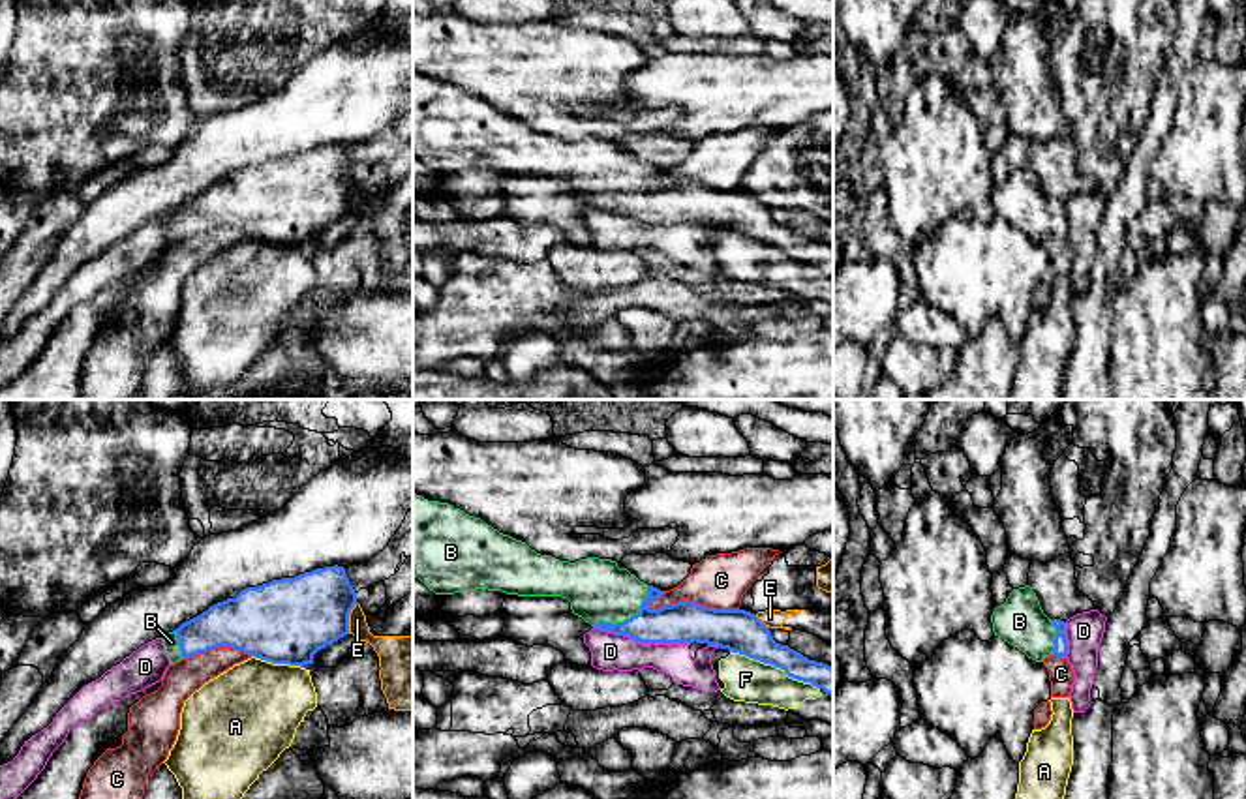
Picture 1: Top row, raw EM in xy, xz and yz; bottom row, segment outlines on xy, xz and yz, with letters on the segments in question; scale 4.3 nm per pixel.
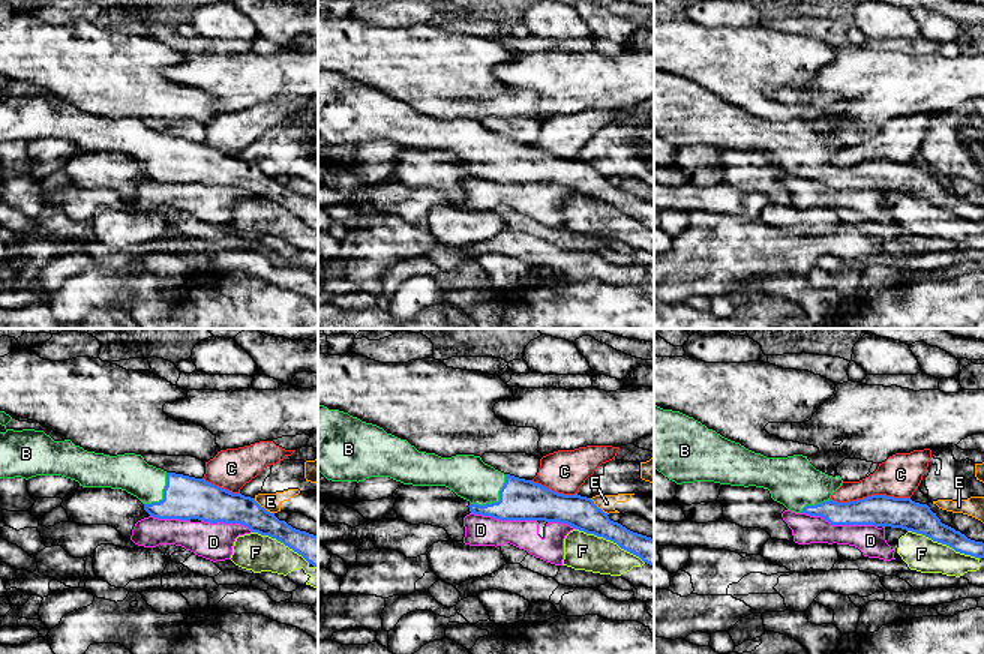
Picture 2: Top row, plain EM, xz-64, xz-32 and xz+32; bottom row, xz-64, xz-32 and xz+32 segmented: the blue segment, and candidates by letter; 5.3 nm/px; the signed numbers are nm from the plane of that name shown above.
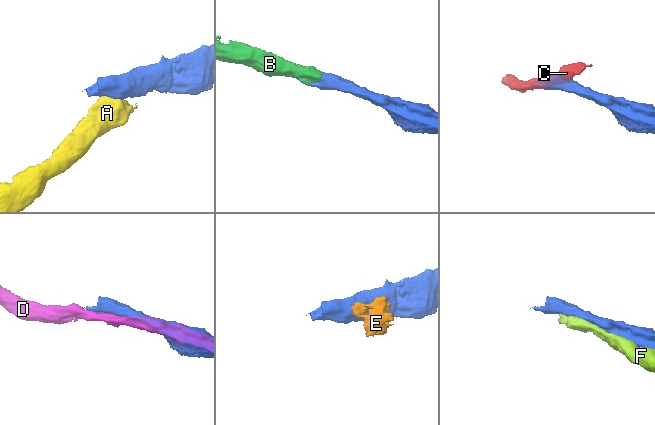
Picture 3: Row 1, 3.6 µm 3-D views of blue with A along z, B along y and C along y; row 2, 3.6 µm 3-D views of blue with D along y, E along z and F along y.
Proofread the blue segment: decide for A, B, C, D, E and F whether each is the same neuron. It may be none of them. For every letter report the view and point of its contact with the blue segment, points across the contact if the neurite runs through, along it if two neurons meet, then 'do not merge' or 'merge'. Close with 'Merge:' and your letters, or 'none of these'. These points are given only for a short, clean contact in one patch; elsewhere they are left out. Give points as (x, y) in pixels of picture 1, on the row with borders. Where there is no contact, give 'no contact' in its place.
A: meets blue in xy at (278, 663); border along xy (252, 655), (303, 668); do not merge
B: meets blue in xz at (627, 619); runs through xz (685, 621), (627, 619), (597, 589); merge
C: meets blue in xz at (693, 603); do not merge
D: meets blue in xz at (640, 642); do not merge
E: meets blue in xy at (348, 618); border along xy (357, 603), (349, 614), (348, 633); do not merge
F: meets blue in xz at (775, 666); do not merge
Merge: B

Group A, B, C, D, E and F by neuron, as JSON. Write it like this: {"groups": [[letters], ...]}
{"groups": [["A", "F"], ["B"], ["C"], ["D"], ["E"]]}

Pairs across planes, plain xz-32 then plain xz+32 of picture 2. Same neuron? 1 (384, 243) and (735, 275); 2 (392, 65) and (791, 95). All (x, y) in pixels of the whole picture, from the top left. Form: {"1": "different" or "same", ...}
{"1": "same", "2": "different"}

